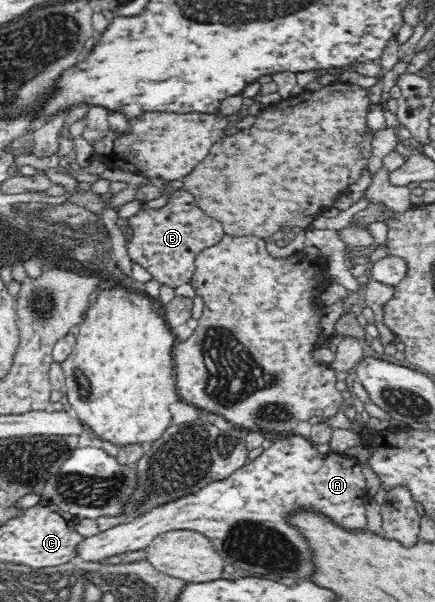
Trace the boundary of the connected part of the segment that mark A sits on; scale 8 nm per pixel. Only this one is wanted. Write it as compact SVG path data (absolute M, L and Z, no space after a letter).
M287 434L276 437L272 445L244 467L238 468L229 478L213 481L193 494L181 496L167 504L151 508L149 512L135 516L128 524L121 524L109 530L100 531L94 536L84 538L77 547L80 560L99 563L107 556L144 550L152 540L163 532L195 531L205 535L217 549L225 564L242 568L255 574L263 574L266 578L309 578L313 572L311 547L305 537L299 535L288 524L285 514L291 514L299 508L310 508L325 514L337 525L347 530L361 530L367 526L365 505L370 500L365 483L365 476L357 459L343 452L320 453L310 439L298 434Z

